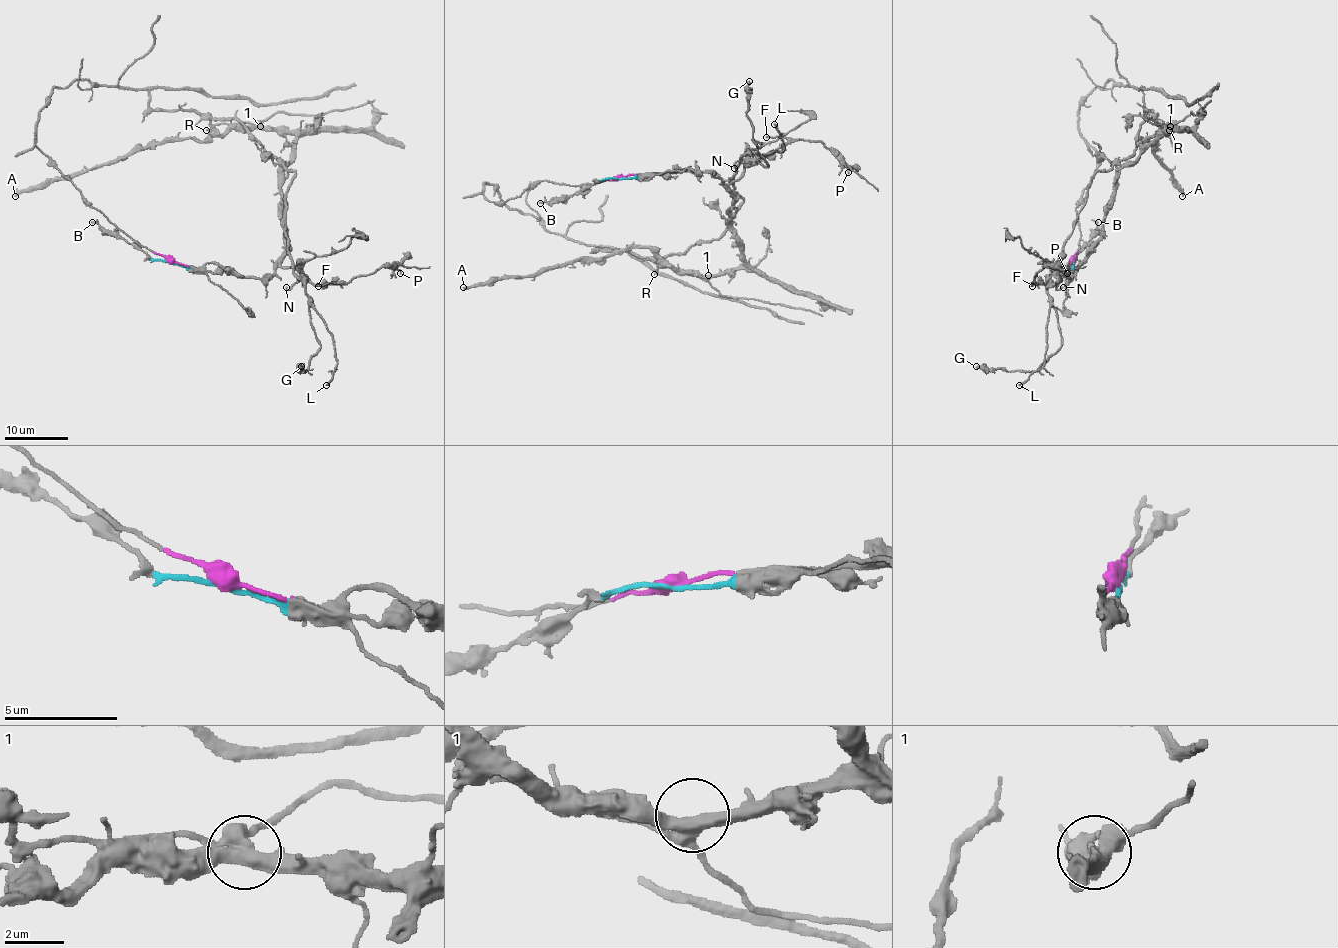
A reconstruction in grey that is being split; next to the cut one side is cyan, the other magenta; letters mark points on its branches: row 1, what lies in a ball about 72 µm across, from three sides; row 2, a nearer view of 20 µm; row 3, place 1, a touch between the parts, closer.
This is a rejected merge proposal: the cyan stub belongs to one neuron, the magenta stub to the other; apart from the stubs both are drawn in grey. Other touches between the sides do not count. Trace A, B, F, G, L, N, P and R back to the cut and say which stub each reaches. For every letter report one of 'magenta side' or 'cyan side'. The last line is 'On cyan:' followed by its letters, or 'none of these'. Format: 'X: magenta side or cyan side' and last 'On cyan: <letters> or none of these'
A: cyan side
B: cyan side
F: cyan side
G: magenta side
L: magenta side
N: cyan side
P: cyan side
R: cyan side
On cyan: A, B, F, N, P, R

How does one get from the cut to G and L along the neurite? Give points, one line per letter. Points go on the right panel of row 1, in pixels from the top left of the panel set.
G: (1072, 262), (1079, 112), (1114, 80), (1152, 118), (1050, 274), (1061, 346), (975, 367)
L: (1072, 262), (1096, 168), (1079, 112), (1114, 80), (1152, 118), (1095, 172), (1047, 284), (1044, 364), (1018, 384)

